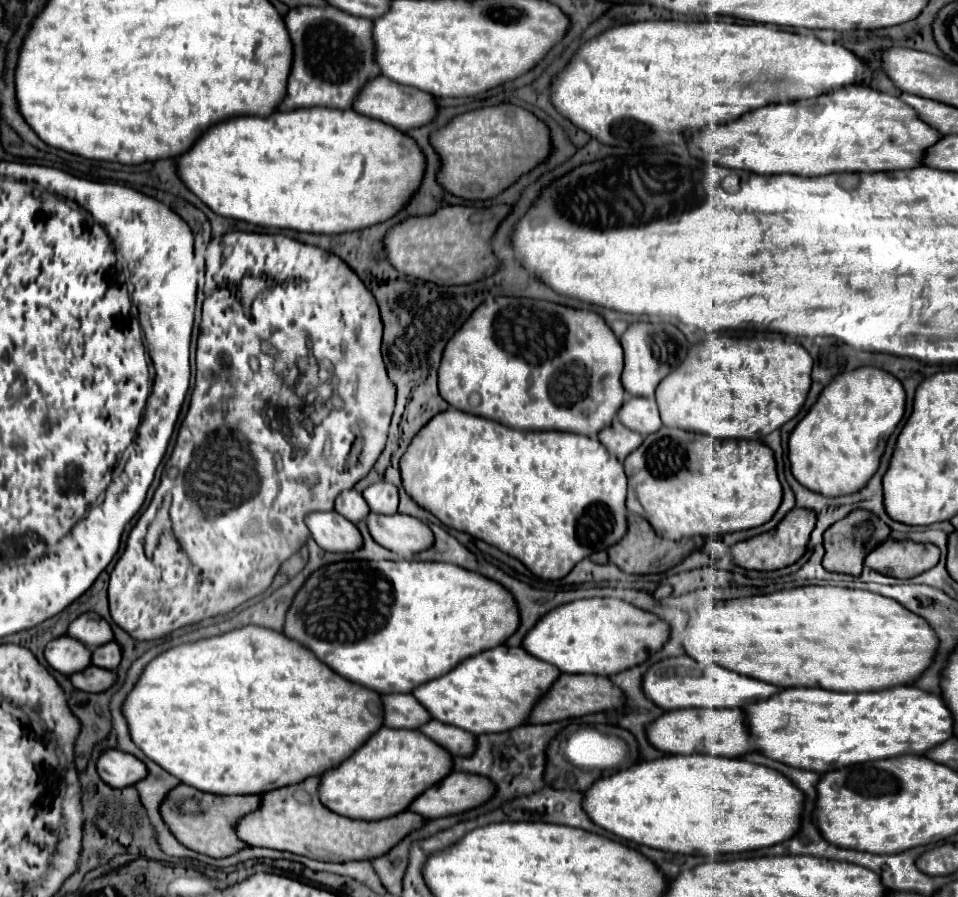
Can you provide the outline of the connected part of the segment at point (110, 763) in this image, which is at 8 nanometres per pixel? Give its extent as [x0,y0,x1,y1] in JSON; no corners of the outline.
[98,750,148,788]

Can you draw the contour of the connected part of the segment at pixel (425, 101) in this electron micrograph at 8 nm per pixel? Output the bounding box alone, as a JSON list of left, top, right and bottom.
[354,76,438,132]

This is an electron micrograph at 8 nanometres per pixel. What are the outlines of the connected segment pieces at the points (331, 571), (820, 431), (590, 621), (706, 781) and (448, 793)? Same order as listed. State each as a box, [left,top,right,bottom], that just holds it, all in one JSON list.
[[284,560,520,694],[788,366,906,496],[524,598,668,676],[584,754,806,854],[410,772,496,818]]

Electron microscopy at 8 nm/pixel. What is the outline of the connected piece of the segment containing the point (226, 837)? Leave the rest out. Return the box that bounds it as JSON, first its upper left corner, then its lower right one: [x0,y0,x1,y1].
[160,784,262,858]

